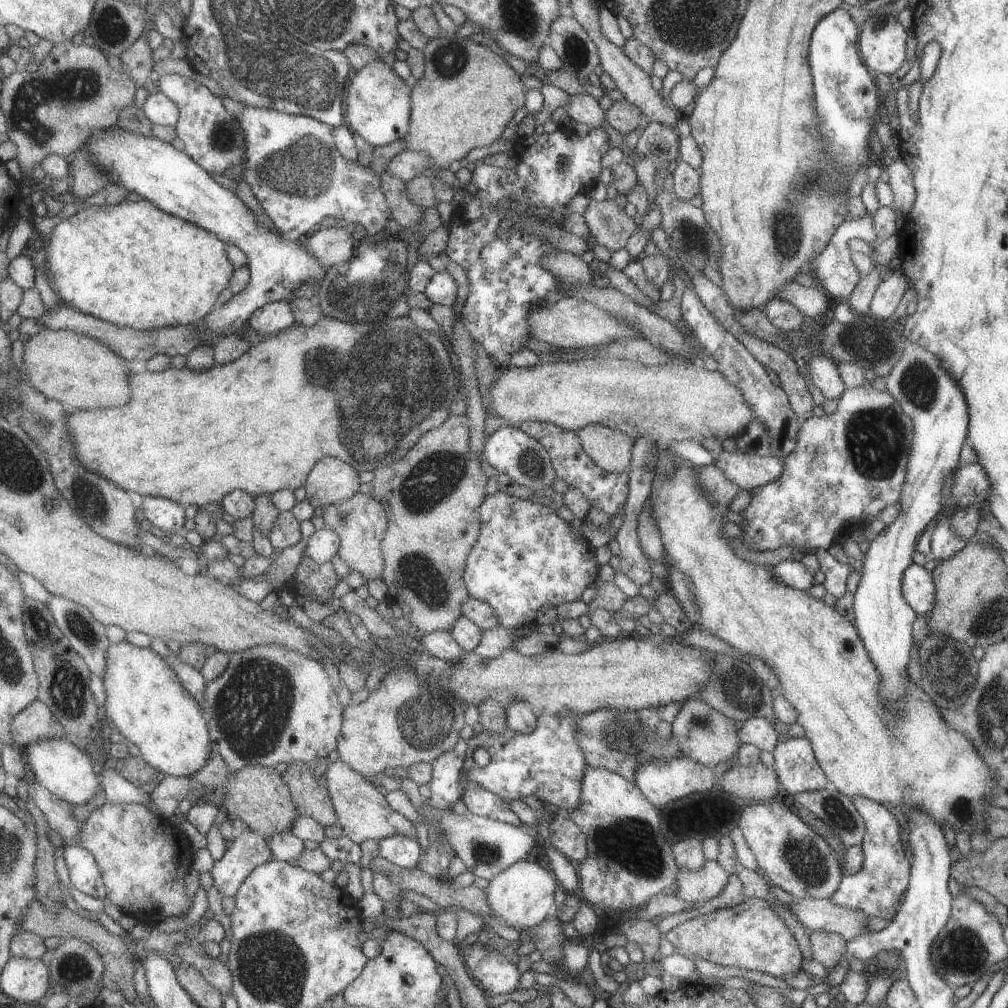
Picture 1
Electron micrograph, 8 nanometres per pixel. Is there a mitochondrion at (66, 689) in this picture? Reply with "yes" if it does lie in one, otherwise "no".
yes

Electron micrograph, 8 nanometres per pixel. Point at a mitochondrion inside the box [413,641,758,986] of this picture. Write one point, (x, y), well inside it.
(633, 844)

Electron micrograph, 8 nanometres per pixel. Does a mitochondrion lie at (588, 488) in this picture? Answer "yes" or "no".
no

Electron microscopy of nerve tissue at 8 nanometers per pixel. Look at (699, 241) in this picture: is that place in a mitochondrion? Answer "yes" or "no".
yes

